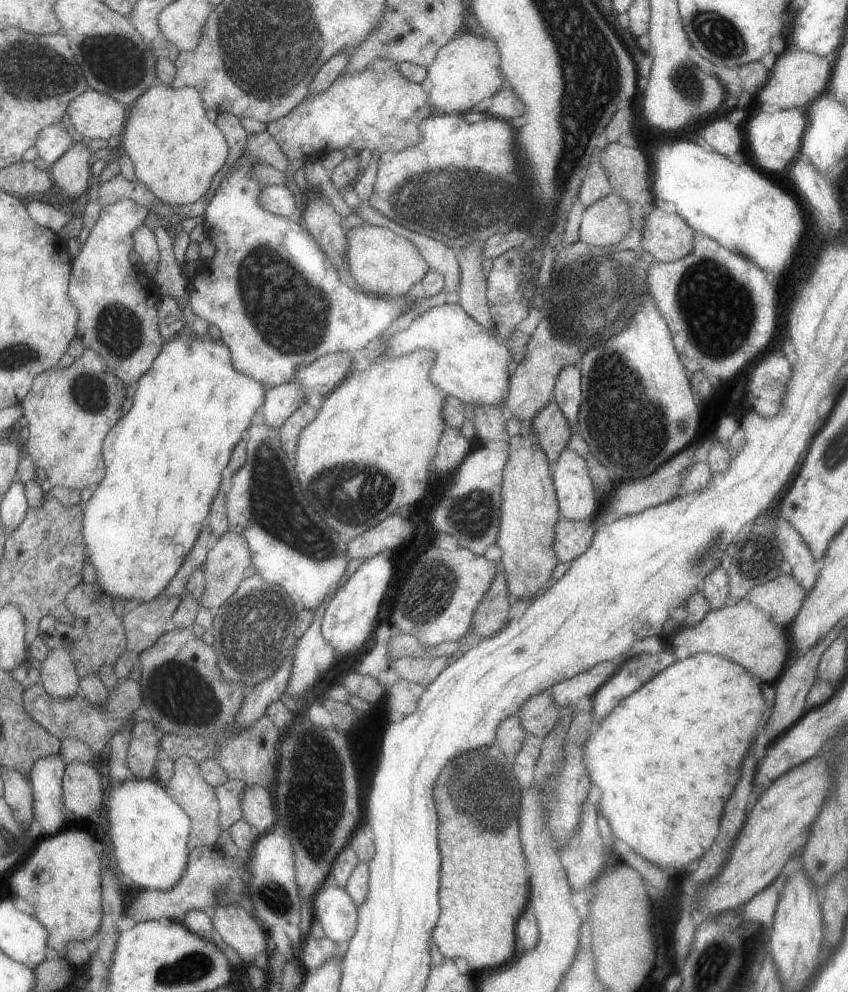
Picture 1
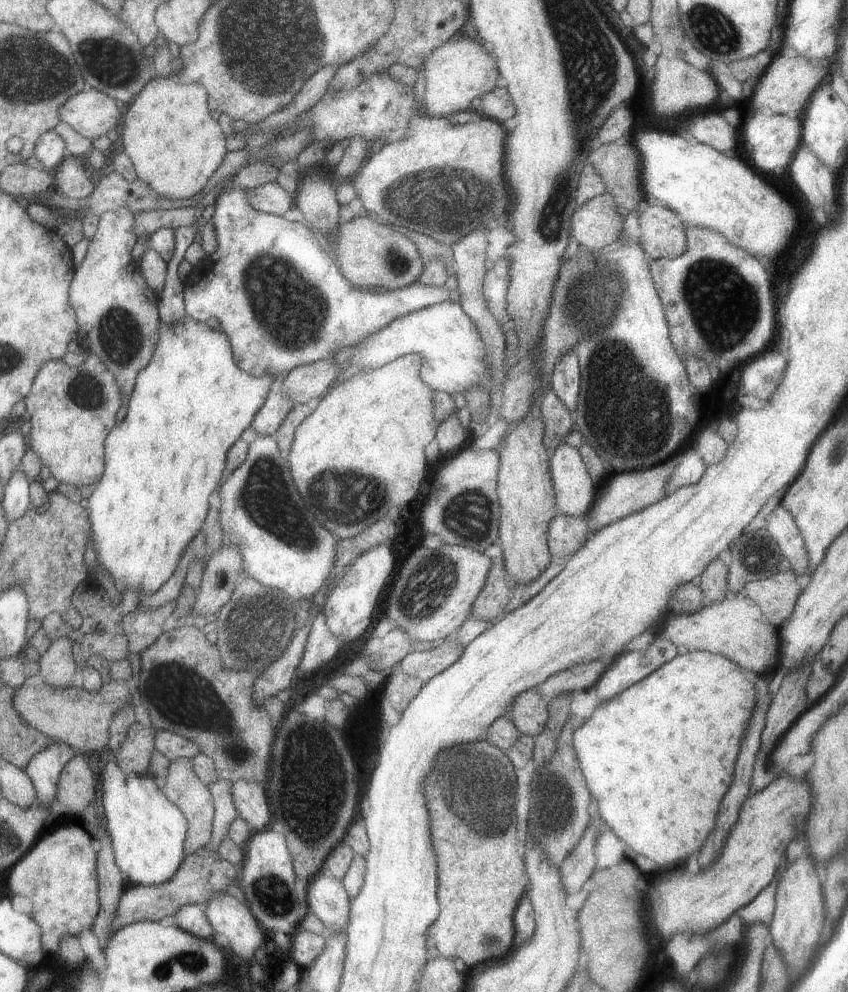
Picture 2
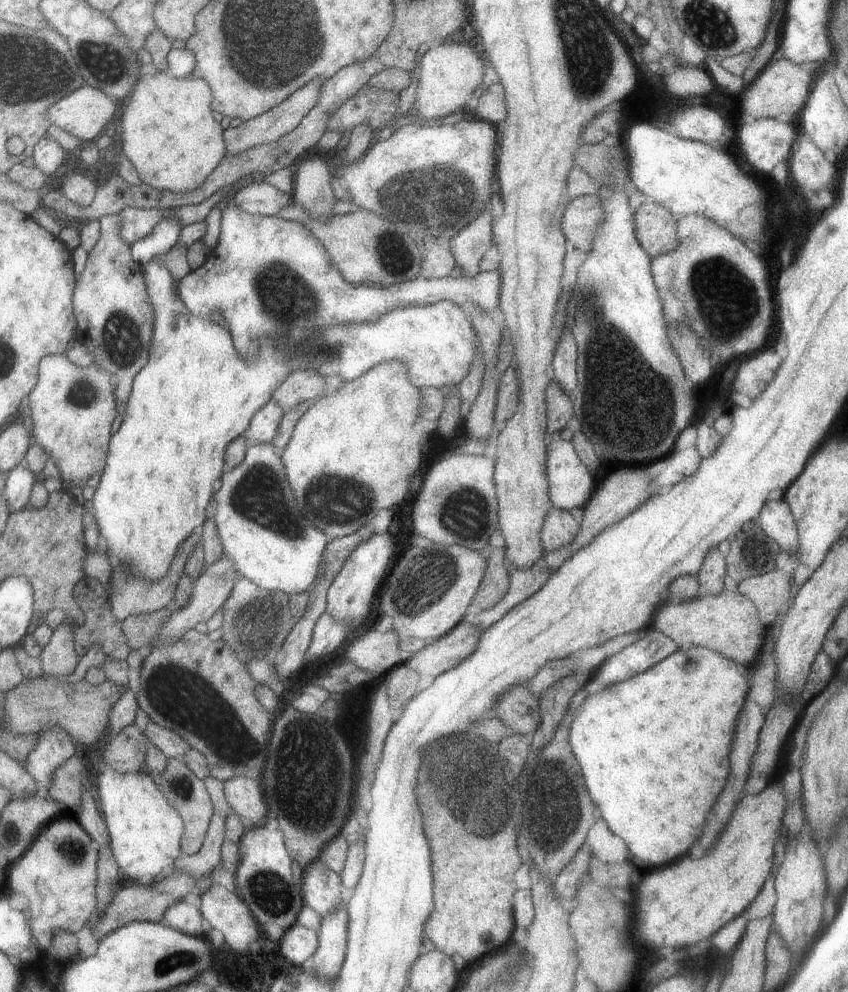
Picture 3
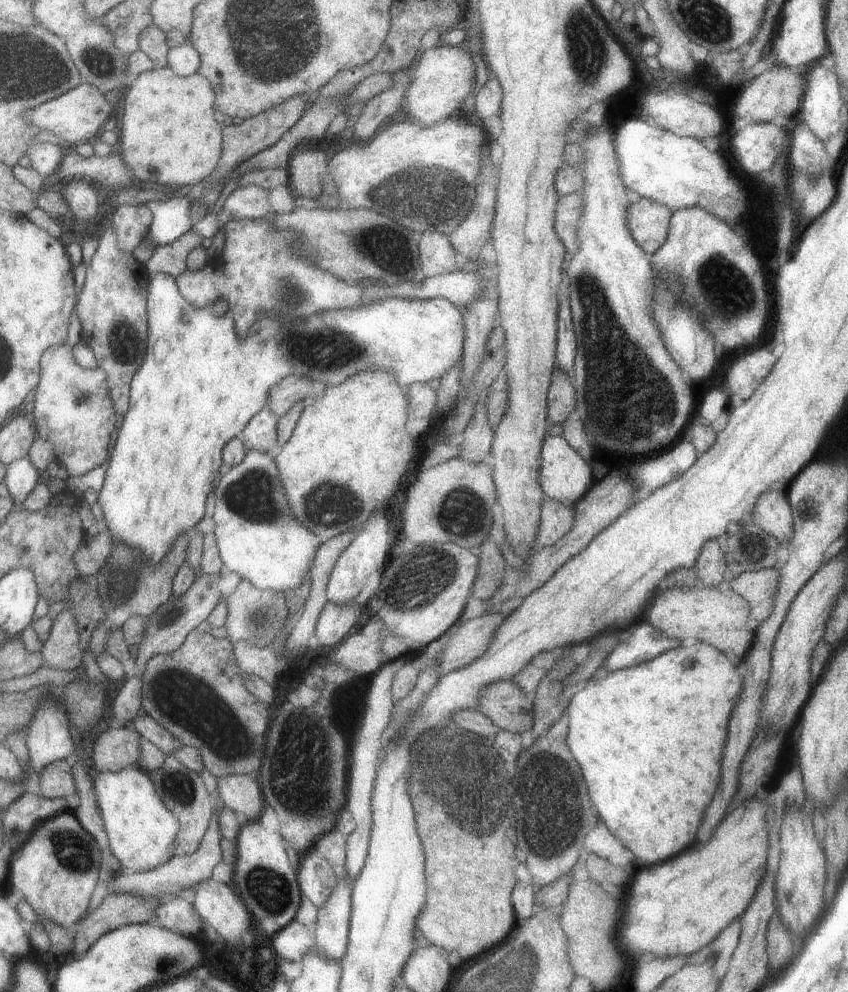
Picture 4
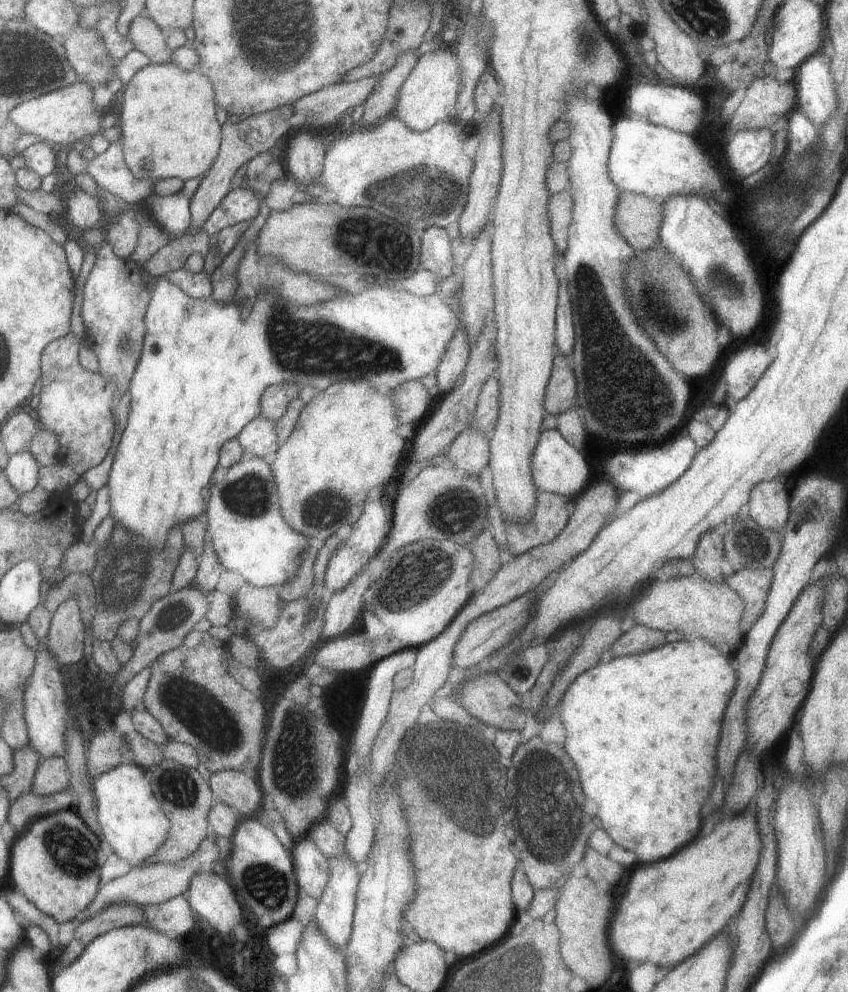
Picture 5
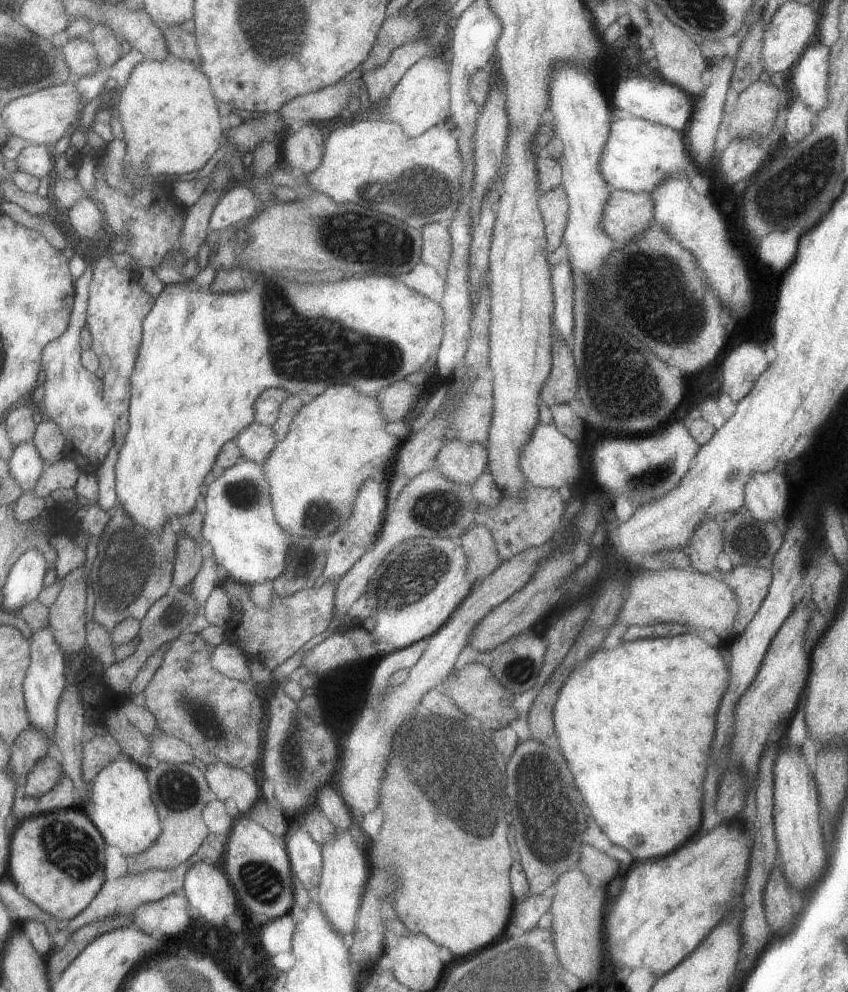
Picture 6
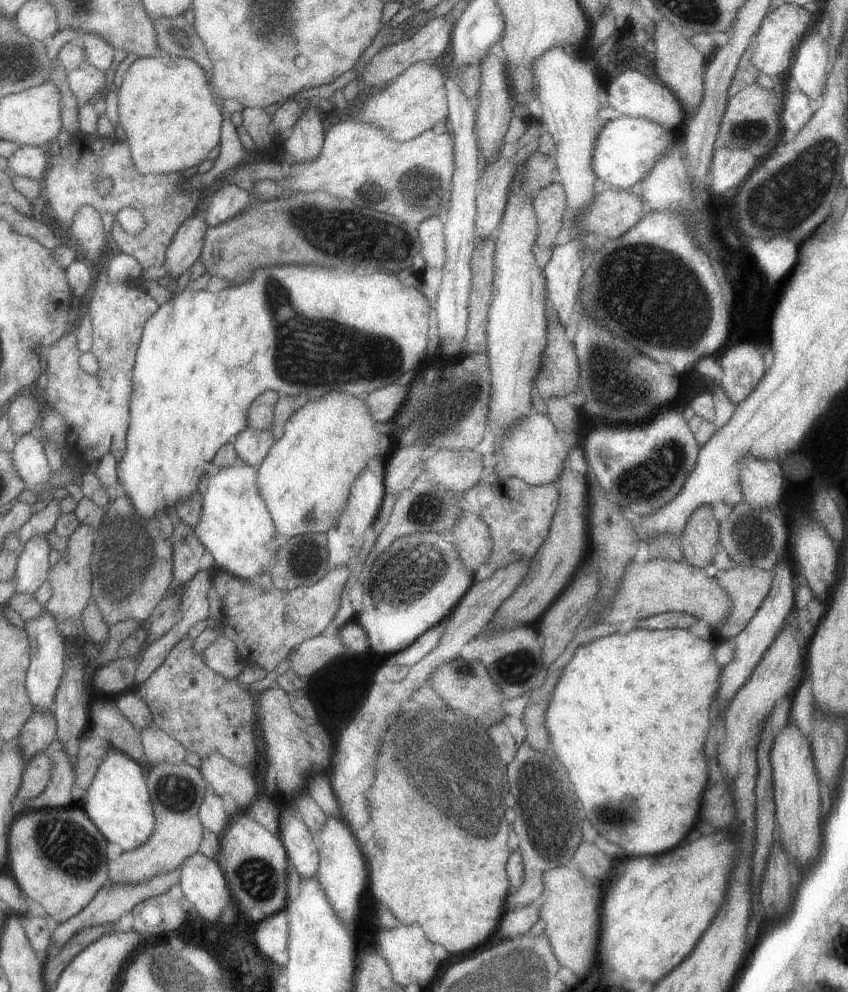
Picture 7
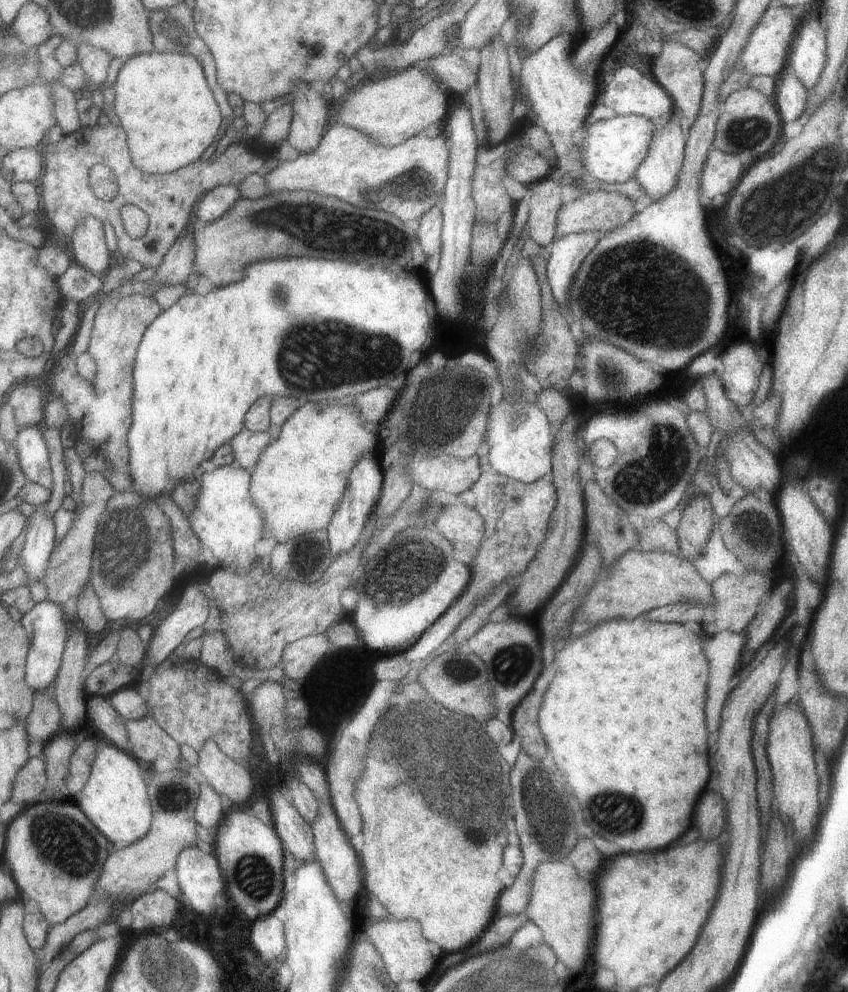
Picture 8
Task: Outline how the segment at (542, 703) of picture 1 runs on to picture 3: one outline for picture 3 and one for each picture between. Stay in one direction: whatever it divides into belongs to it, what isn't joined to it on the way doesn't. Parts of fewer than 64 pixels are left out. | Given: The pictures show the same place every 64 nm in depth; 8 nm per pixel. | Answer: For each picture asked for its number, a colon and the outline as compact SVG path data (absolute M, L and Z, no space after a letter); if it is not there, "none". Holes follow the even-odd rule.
2: M531 688L527 692L521 692L517 694L509 708L507 708L507 714L503 718L509 718L511 724L525 736L537 736L545 730L547 726L547 704L543 700L543 696Z
3: M511 684L507 690L501 690L493 696L489 714L497 718L507 732L511 734L533 734L539 722L537 698L525 686Z

